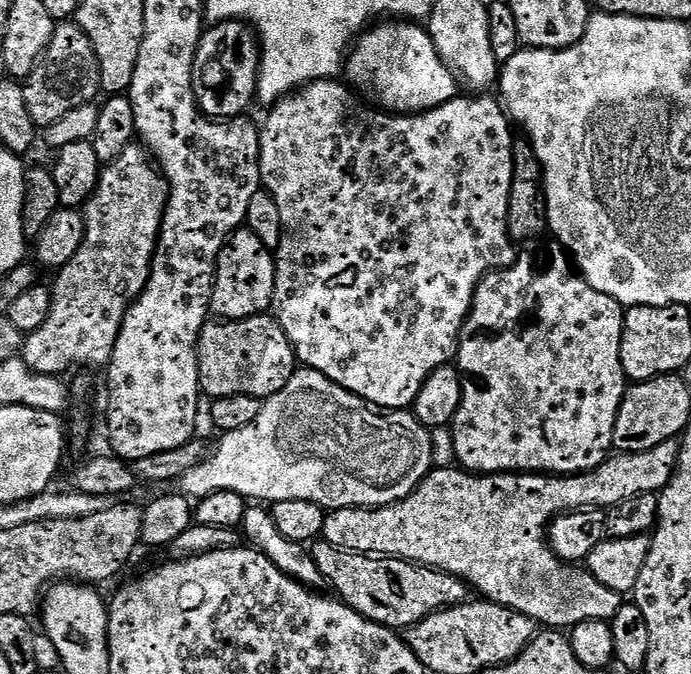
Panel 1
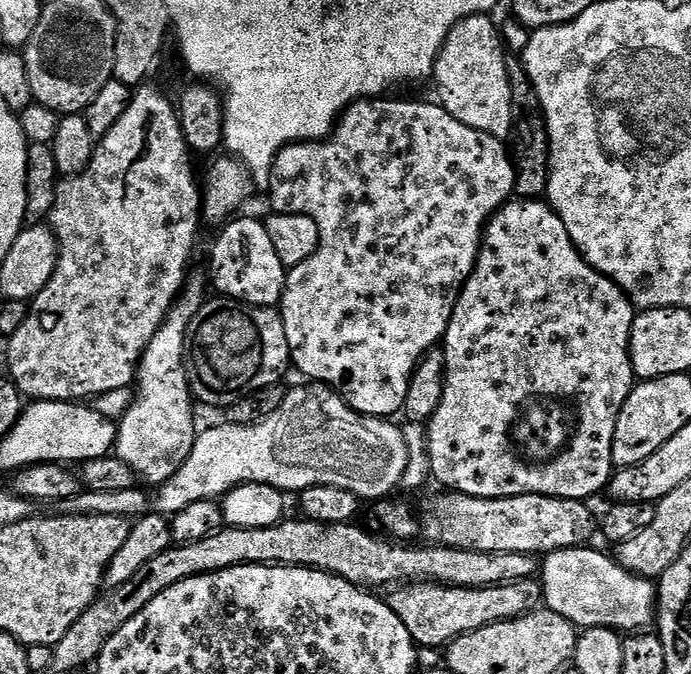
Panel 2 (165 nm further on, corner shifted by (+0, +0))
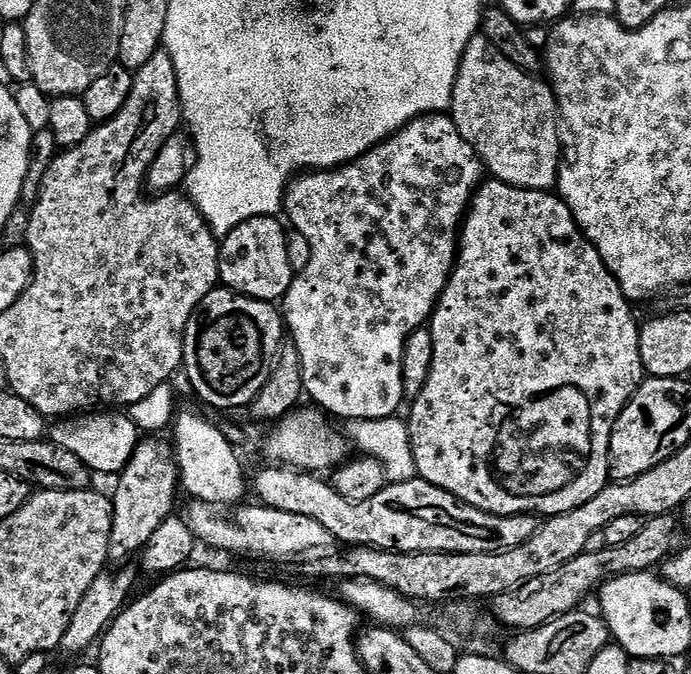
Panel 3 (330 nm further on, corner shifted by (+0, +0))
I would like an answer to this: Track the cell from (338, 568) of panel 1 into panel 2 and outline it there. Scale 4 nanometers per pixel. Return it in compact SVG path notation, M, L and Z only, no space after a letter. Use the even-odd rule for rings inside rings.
M536 578L512 580L508 584L495 584L485 588L408 582L393 592L396 593L387 597L388 605L392 607L394 614L398 614L398 618L402 618L406 630L410 630L413 642L421 649L443 649L462 634L503 620L513 620L527 612L535 612L542 604L541 581Z

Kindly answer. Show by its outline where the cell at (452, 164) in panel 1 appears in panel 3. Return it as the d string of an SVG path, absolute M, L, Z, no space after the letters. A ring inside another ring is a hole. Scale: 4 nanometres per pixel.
M433 114L430 116L419 116L416 120L411 120L405 128L399 128L394 135L388 137L381 144L378 144L371 148L368 152L357 157L356 160L352 160L348 164L341 164L338 168L330 168L327 170L309 170L293 179L292 183L288 185L288 191L284 193L284 200L282 203L283 215L288 215L287 223L293 224L295 231L302 238L306 238L306 242L310 246L310 262L305 268L299 269L292 277L292 284L288 288L288 292L285 293L282 301L282 319L286 325L287 335L292 336L291 347L294 349L296 356L300 359L300 373L302 374L302 382L304 383L304 391L307 399L317 409L323 410L329 417L335 418L335 416L341 416L344 422L359 422L362 420L387 420L395 417L396 412L400 408L400 403L406 400L404 395L404 379L402 378L402 354L404 353L404 344L410 338L410 334L417 332L419 328L425 327L431 321L432 311L435 310L437 302L440 301L440 295L444 292L444 287L448 285L448 280L452 276L452 267L456 264L458 259L458 229L461 227L462 221L468 211L468 205L471 204L473 195L477 188L482 183L482 165L479 157L476 156L476 152L471 148L470 143L466 142L465 138L462 138L456 128L455 123L448 114Z

